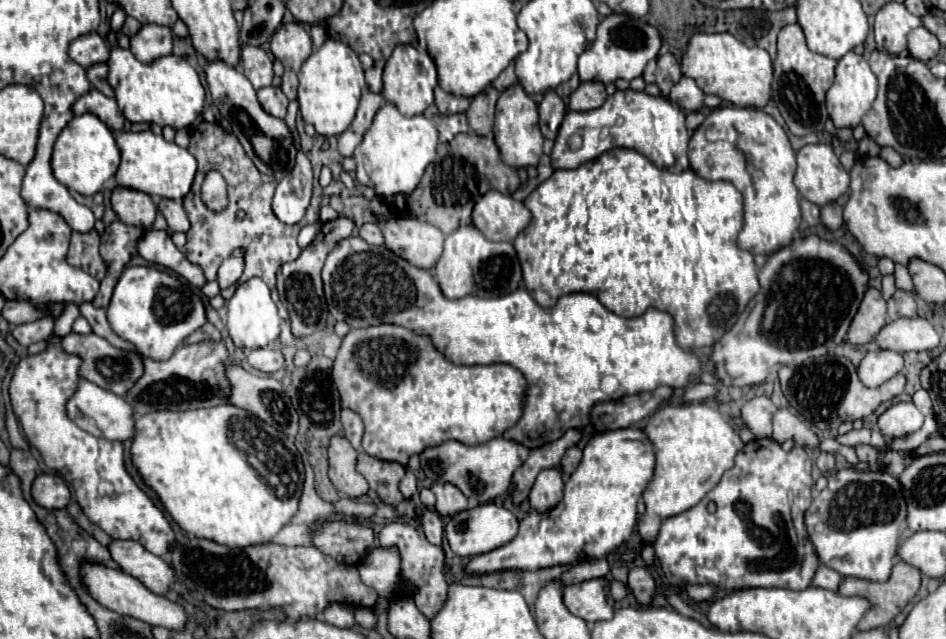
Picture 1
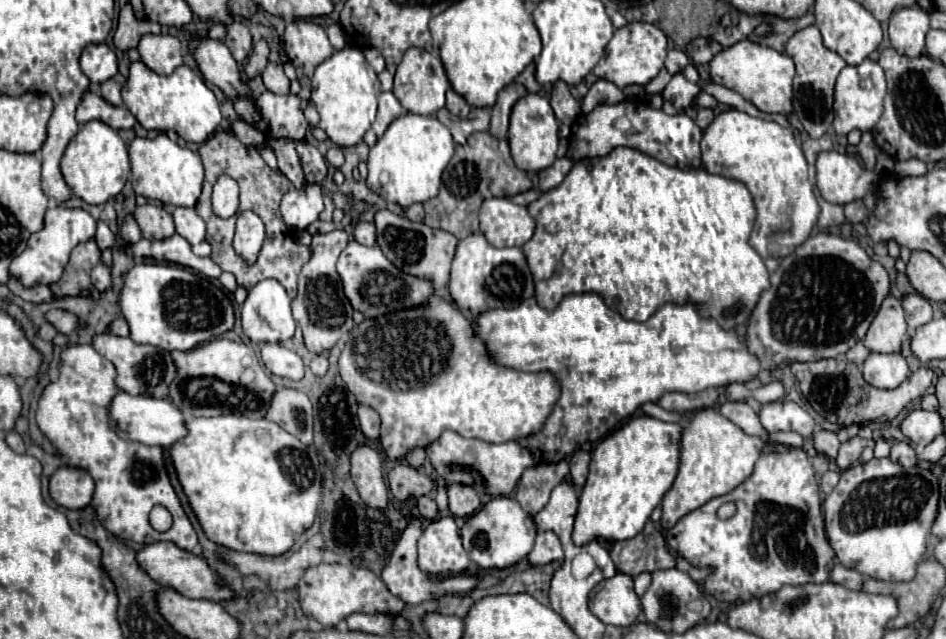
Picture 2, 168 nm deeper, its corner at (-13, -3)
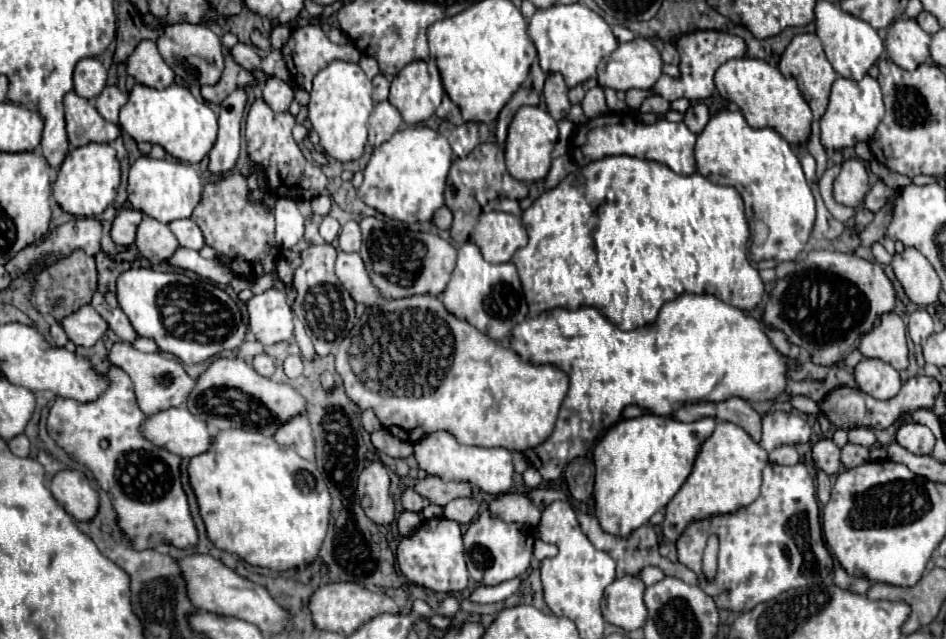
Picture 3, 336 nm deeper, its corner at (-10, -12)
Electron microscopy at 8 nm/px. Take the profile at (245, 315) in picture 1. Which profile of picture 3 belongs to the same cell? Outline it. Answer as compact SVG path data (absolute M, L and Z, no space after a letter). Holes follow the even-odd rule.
M276 288L252 296L246 308L250 332L260 344L270 346L292 338L294 334L292 312L286 302L286 296Z

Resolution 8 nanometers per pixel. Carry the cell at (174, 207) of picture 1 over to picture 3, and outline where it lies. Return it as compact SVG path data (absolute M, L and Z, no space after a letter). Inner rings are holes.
M190 218L174 220L168 226L176 234L180 246L192 248L192 250L200 250L204 246L204 236L202 236L202 232L200 232L200 228L198 228L198 224L194 220L190 220Z

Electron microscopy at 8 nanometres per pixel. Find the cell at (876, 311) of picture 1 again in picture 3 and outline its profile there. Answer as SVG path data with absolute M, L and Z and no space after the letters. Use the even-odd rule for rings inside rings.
M896 312L882 314L880 326L862 338L860 352L866 358L880 358L892 364L896 370L904 370L908 366L908 346L902 318Z

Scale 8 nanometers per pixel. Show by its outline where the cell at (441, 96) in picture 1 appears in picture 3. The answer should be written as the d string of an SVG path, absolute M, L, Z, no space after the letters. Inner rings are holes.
M448 96L442 98L442 104L440 104L436 116L442 118L442 120L448 120L448 122L452 122L452 124L464 124L464 120L462 120L462 116L460 116L460 108L458 108Z

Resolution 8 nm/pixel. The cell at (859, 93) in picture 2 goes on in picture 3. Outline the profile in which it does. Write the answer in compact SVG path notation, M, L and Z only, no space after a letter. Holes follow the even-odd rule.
M868 74L860 82L848 78L836 78L836 82L832 84L828 110L820 120L824 148L842 150L842 148L852 148L856 142L868 142L882 120L882 112L884 104L878 80L874 80Z

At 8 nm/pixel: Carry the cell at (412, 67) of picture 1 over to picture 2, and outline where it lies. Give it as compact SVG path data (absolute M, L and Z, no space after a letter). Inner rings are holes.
M411 47L409 51L405 51L403 61L397 65L393 95L409 113L435 115L439 109L445 107L447 87L449 87L449 81L441 59L437 55L417 47Z

